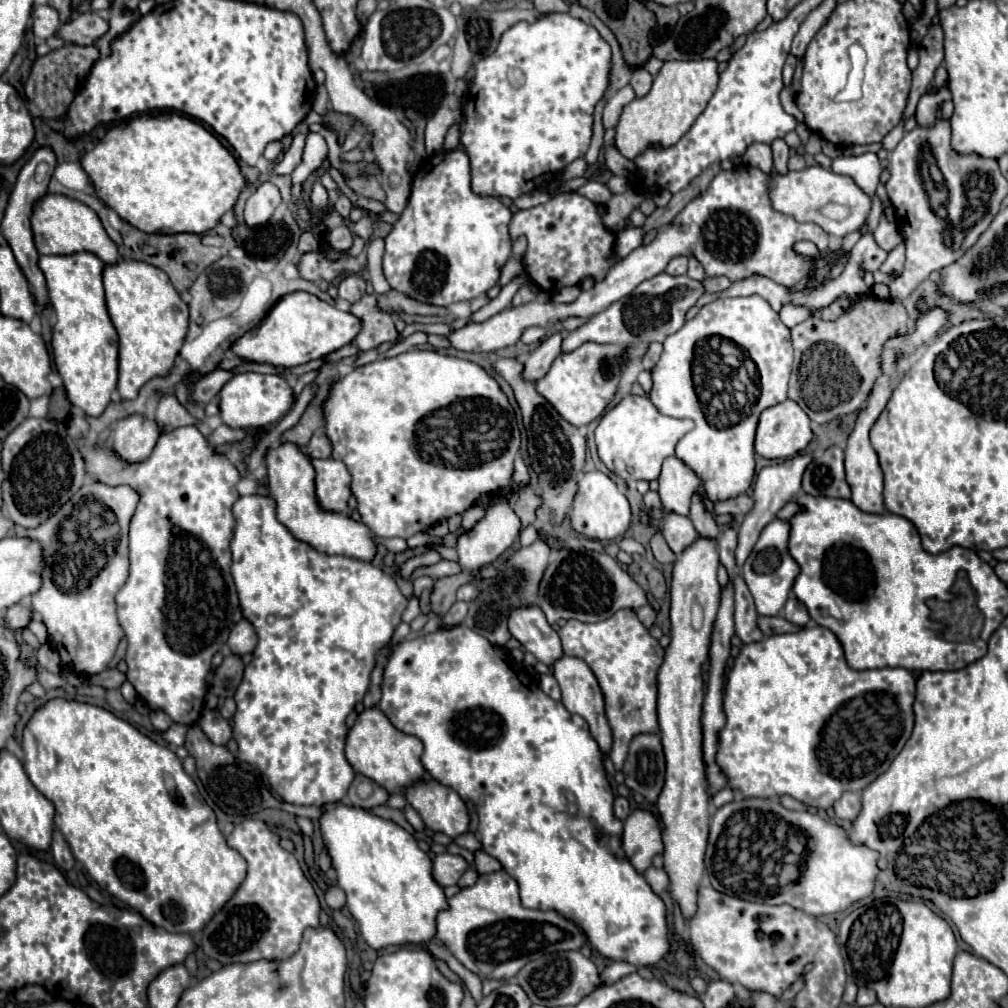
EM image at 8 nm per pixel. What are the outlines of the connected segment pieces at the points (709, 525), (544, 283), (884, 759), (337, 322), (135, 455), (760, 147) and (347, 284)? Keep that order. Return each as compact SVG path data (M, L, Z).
M694 493L692 497L692 507L690 507L690 519L698 531L698 535L702 537L716 537L718 539L718 533L720 533L720 527L716 525L714 517L710 515L710 511L704 507L702 503L702 497L698 493Z
M560 193L548 203L518 211L510 223L512 239L518 235L528 237L528 249L524 253L524 269L530 281L534 281L546 293L558 293L562 287L580 285L584 279L602 281L608 269L620 261L616 255L616 233L602 221L600 207L578 195Z
M820 625L748 643L726 677L726 725L718 733L716 763L724 769L728 785L746 799L790 795L808 807L828 809L844 791L862 791L890 767L912 733L914 695L916 679L906 669L850 669L836 635Z
M296 291L284 295L260 321L260 325L252 327L230 345L230 351L254 363L268 363L274 367L296 367L352 343L360 327L362 323L358 317L346 311L338 311L336 307L320 301L310 293Z
M130 415L118 421L112 447L126 461L144 461L156 441L160 437L160 429L154 419L146 419L144 415Z
M752 143L746 149L746 153L742 155L742 159L744 159L744 163L748 163L752 167L758 167L764 173L770 173L772 167L774 167L772 165L772 149L766 143Z
M352 273L350 277L346 277L340 287L338 287L338 295L340 299L346 299L350 303L358 303L362 299L362 295L366 293L366 283L360 277L360 273Z

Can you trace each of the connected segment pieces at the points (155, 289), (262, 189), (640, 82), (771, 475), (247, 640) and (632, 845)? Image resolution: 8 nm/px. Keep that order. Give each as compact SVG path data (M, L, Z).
M118 259L112 265L104 265L104 289L106 289L106 305L110 319L118 331L118 391L122 399L134 399L138 389L156 375L168 375L170 367L174 365L174 357L178 355L186 331L188 331L188 305L180 299L178 291L172 287L168 275L144 261L130 261Z
M260 183L258 189L250 195L244 209L244 221L246 225L262 225L270 219L274 209L280 205L280 191L272 183Z
M636 67L634 73L632 73L630 85L632 85L632 89L636 91L638 97L644 97L652 87L652 75L644 67Z
M802 453L802 455L796 455L792 459L786 459L782 463L776 463L776 465L770 465L770 467L764 467L758 475L756 475L756 485L754 485L754 509L744 517L740 529L738 529L738 549L736 549L736 561L738 565L742 567L748 553L752 551L752 547L756 545L764 525L768 525L776 511L786 505L788 501L794 499L794 495L798 495L802 491L802 475L804 475L804 469L806 465L812 461L812 455L810 453Z
M242 619L232 627L228 645L230 645L232 653L236 653L236 655L244 655L244 653L254 651L254 647L256 647L256 631L252 629L252 623L248 619Z
M632 811L624 821L622 849L628 855L628 861L638 873L644 873L652 865L652 857L662 853L660 825L656 817L648 811Z

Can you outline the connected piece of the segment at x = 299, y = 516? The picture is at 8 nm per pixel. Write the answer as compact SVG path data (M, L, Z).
M282 443L278 449L268 449L264 459L268 469L268 489L270 497L276 501L278 521L284 523L296 539L306 541L314 549L328 555L346 555L360 561L372 561L376 545L370 529L344 513L328 513L320 509L314 493L314 467L306 453L302 453L294 443Z

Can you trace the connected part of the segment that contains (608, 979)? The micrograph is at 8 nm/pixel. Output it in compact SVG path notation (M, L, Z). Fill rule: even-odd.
M614 961L600 973L600 979L602 979L602 983L616 983L618 979L622 979L634 971L636 971L634 965L628 965L626 961Z

